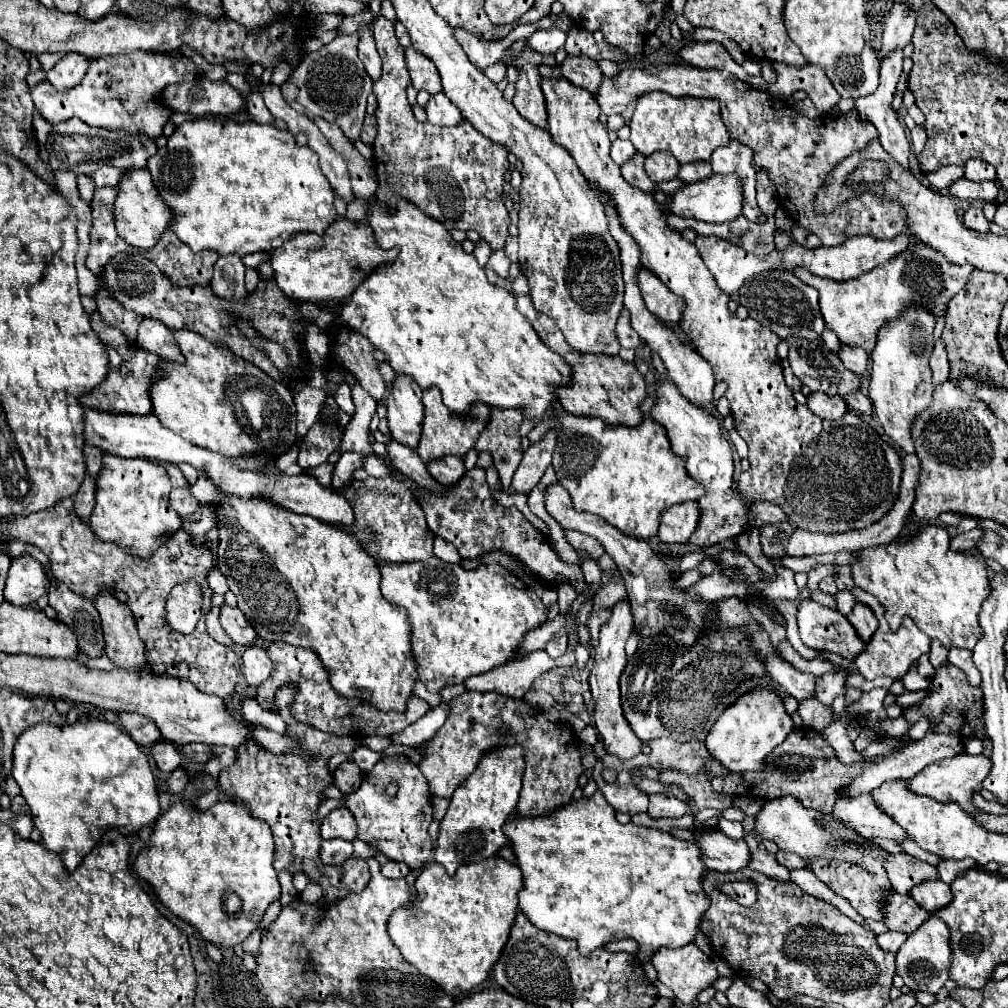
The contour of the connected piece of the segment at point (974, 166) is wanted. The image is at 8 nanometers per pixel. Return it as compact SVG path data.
M969 159L965 163L965 179L971 179L971 181L995 181L995 169L985 163L985 161L977 161L977 159Z

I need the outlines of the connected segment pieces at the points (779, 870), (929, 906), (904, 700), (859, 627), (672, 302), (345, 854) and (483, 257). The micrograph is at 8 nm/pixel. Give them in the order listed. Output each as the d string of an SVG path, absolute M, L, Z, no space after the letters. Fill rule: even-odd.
M751 833L745 835L745 841L749 845L749 851L751 851L751 861L749 861L749 869L755 869L755 871L761 871L765 873L767 877L773 877L773 879L783 879L783 881L789 881L789 869L785 869L783 865L779 865L775 861L775 855L767 853L767 849L759 843L759 839Z
M941 879L937 881L923 881L921 885L913 887L909 891L909 897L913 897L925 911L933 913L945 905L951 903L951 891L949 885L943 883Z
M925 689L925 691L917 691L917 693L909 693L909 691L905 691L903 695L897 697L897 703L899 703L901 707L909 707L909 705L913 705L913 703L923 701L923 699L927 697L927 693L929 693L929 689Z
M855 603L853 611L847 615L849 623L855 627L857 635L861 637L861 641L869 641L873 637L873 633L877 631L877 617L873 615L873 611L867 605Z
M641 267L641 273L637 273L637 283L641 289L641 297L647 305L647 309L663 323L677 323L681 319L681 311L685 307L685 301L679 295L673 295L671 289L649 269Z
M329 839L321 843L321 861L327 865L341 865L353 855L353 843L341 839Z
M479 241L479 243L475 245L473 255L477 257L477 263L479 263L481 267L485 267L485 263L487 263L487 259L489 259L489 255L491 255L491 247L489 247L489 243L487 243L487 241Z

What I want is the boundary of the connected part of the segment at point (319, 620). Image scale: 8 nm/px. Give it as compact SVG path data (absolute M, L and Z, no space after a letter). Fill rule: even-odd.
M217 489L217 491L221 497L221 503L217 503L213 507L215 519L217 519L217 531L221 535L219 547L217 547L217 569L225 575L229 589L237 595L239 609L251 621L257 635L263 641L285 641L291 645L309 647L309 649L317 651L317 655L321 657L321 661L329 669L329 681L337 693L341 693L345 697L367 699L367 701L371 701L371 705L375 705L381 711L389 711L389 709L391 711L403 711L409 695L413 693L413 683L417 679L417 665L413 663L411 645L409 645L409 623L405 621L405 611L397 609L397 605L393 605L391 601L387 601L383 597L381 587L379 587L379 581L381 581L379 567L373 561L373 557L369 557L369 553L365 553L365 549L361 549L361 543L357 541L357 537L347 535L339 527L333 527L333 525L329 525L317 517L289 513L289 509L281 509L281 505L273 505L273 501L265 501L263 497L241 501L241 497L225 497L225 493L221 493L221 489Z

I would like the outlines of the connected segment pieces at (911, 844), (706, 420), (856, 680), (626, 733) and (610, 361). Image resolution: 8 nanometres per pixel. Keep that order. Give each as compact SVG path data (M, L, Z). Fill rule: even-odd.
M907 839L907 841L901 841L899 845L903 847L905 853L909 853L909 855L913 855L913 857L917 857L917 859L923 859L923 861L927 861L927 863L931 863L931 865L935 865L935 863L939 861L939 857L935 857L933 853L929 855L929 853L923 851L915 841L909 841L909 839Z
M657 381L657 403L649 413L657 423L661 423L667 431L667 437L671 441L671 449L677 455L687 457L687 471L689 475L699 481L705 487L703 497L697 499L697 505L701 509L701 521L689 539L693 545L709 547L715 543L721 543L733 535L743 533L747 525L747 503L737 497L733 489L733 457L731 457L731 443L723 437L721 425L715 417L711 417L707 411L695 407L689 403L671 381Z
M857 673L857 675L849 675L849 677L847 677L847 683L849 683L851 687L857 687L857 689L871 689L871 687L877 687L877 685L879 685L877 681L867 681L867 679L861 677L859 673Z
M627 599L619 601L613 611L609 621L601 627L599 631L599 645L595 649L595 665L591 669L589 675L589 685L591 685L591 695L595 701L595 715L593 715L593 723L597 727L597 731L603 737L603 745L605 745L605 753L615 755L619 759L633 759L641 753L643 743L637 739L637 735L633 733L633 729L629 727L629 723L625 721L623 709L621 709L621 701L619 701L619 677L627 665L627 655L625 655L625 643L633 633L633 615L631 615L631 605Z
M551 329L551 335L539 335L543 339L543 343L559 353L561 357L565 357L571 365L571 379L565 385L557 385L555 395L561 401L561 407L567 413L573 415L589 415L589 417L601 417L609 423L615 425L637 425L643 419L643 413L639 409L641 401L647 395L645 389L645 381L643 375L635 369L635 363L627 363L623 361L619 355L579 355L577 351L573 351L559 329Z

